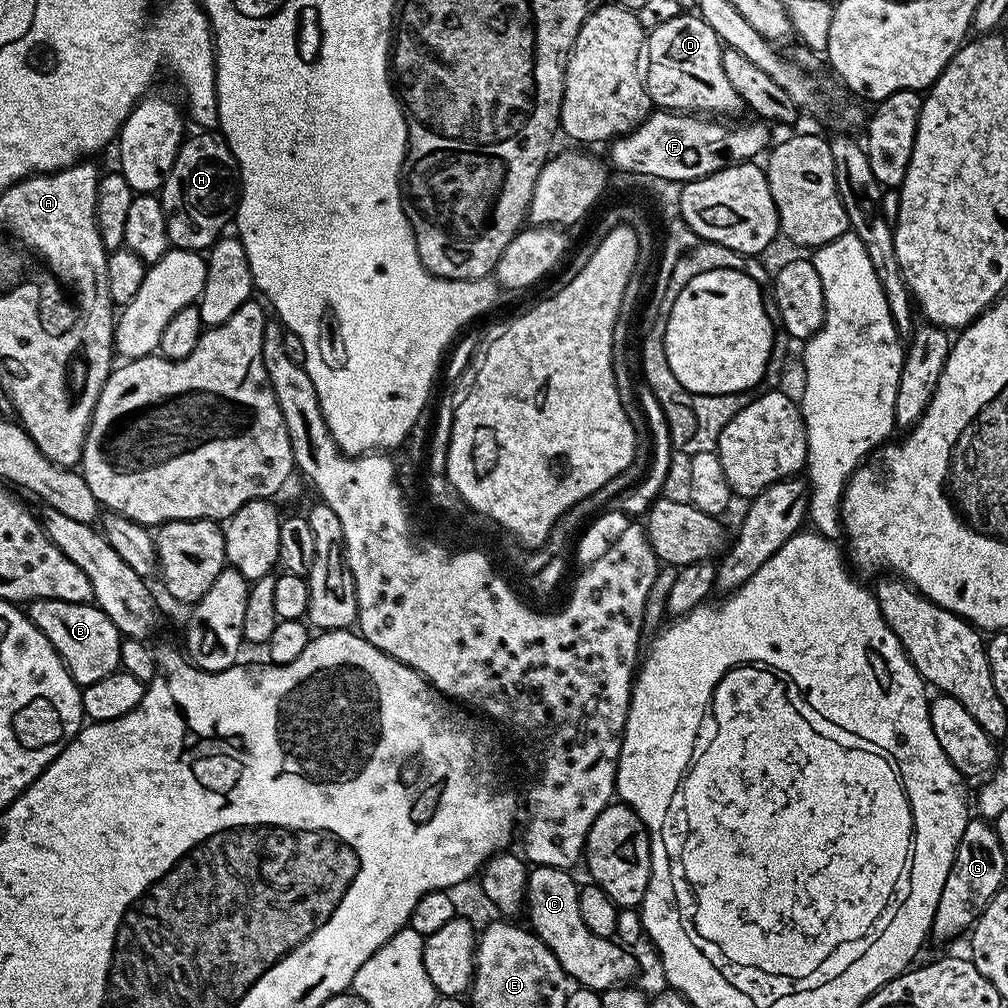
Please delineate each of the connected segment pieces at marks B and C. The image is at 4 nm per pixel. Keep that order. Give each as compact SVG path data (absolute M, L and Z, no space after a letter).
M30 600L26 604L26 614L46 634L50 646L62 658L74 682L87 686L106 678L121 667L120 631L110 622L110 618L95 603L71 604L61 600Z
M536 866L528 874L526 893L526 916L532 919L532 928L540 935L551 959L556 960L577 980L576 984L597 993L607 988L627 985L636 976L635 951L615 939L594 934L582 922L580 888L573 873L567 868L545 868Z

